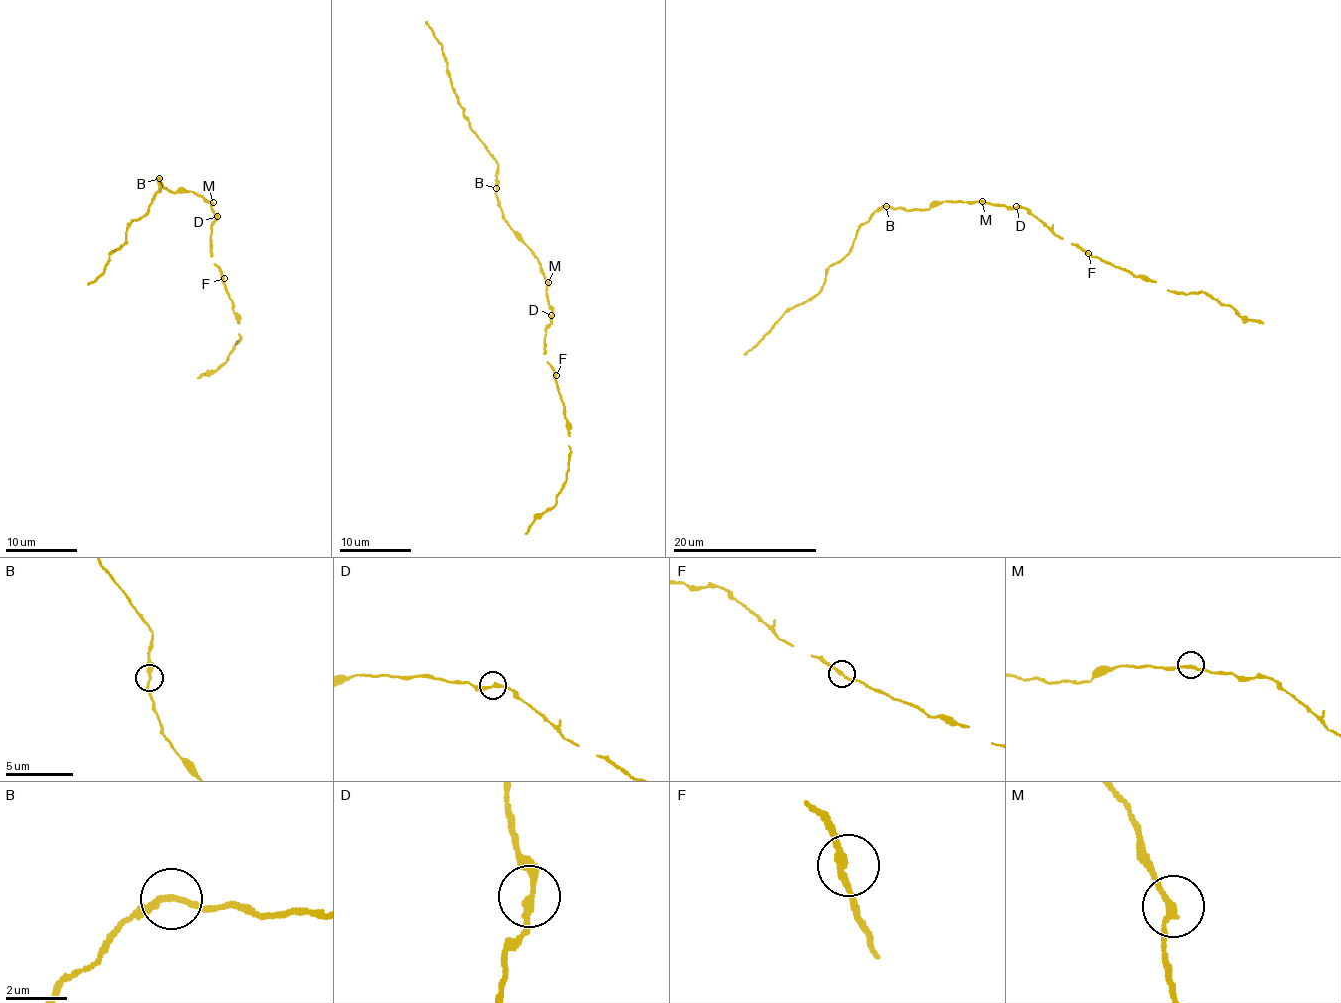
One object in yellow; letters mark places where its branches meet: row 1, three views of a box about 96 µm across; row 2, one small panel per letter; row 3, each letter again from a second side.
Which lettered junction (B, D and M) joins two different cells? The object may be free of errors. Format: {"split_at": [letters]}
{"split_at": []}

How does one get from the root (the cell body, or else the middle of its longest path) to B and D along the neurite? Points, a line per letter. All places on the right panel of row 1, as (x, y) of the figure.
B: (982, 203), (946, 201), (911, 210), (886, 206)
D: (982, 203), (1016, 207)

